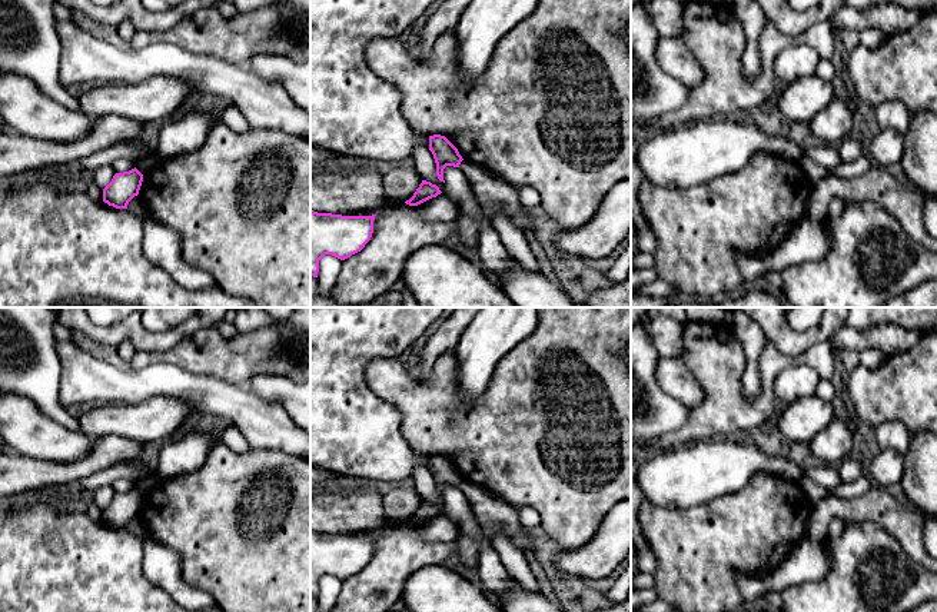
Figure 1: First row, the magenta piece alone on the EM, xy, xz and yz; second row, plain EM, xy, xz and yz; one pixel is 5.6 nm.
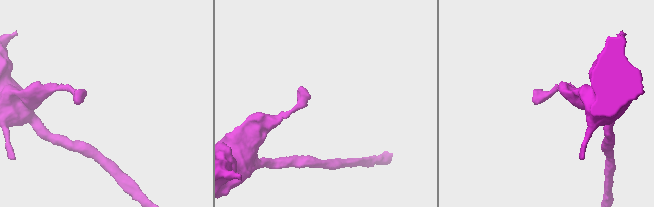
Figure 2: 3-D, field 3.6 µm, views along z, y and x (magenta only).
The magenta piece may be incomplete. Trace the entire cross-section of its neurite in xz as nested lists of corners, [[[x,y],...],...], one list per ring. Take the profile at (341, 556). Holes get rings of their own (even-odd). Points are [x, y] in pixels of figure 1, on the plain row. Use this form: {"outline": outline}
{"outline": [[[310,530],[310,596],[318,598],[319,581],[325,575],[345,581],[360,572],[372,558],[375,536],[342,536]]]}

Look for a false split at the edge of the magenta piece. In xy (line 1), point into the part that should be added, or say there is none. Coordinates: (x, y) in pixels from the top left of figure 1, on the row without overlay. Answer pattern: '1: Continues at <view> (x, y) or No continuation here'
1: No continuation here

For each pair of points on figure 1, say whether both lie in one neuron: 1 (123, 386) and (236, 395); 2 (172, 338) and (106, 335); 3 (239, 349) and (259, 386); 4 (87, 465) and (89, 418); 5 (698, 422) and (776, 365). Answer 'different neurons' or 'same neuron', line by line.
1: same neuron
2: same neuron
3: different neurons
4: different neurons
5: same neuron

